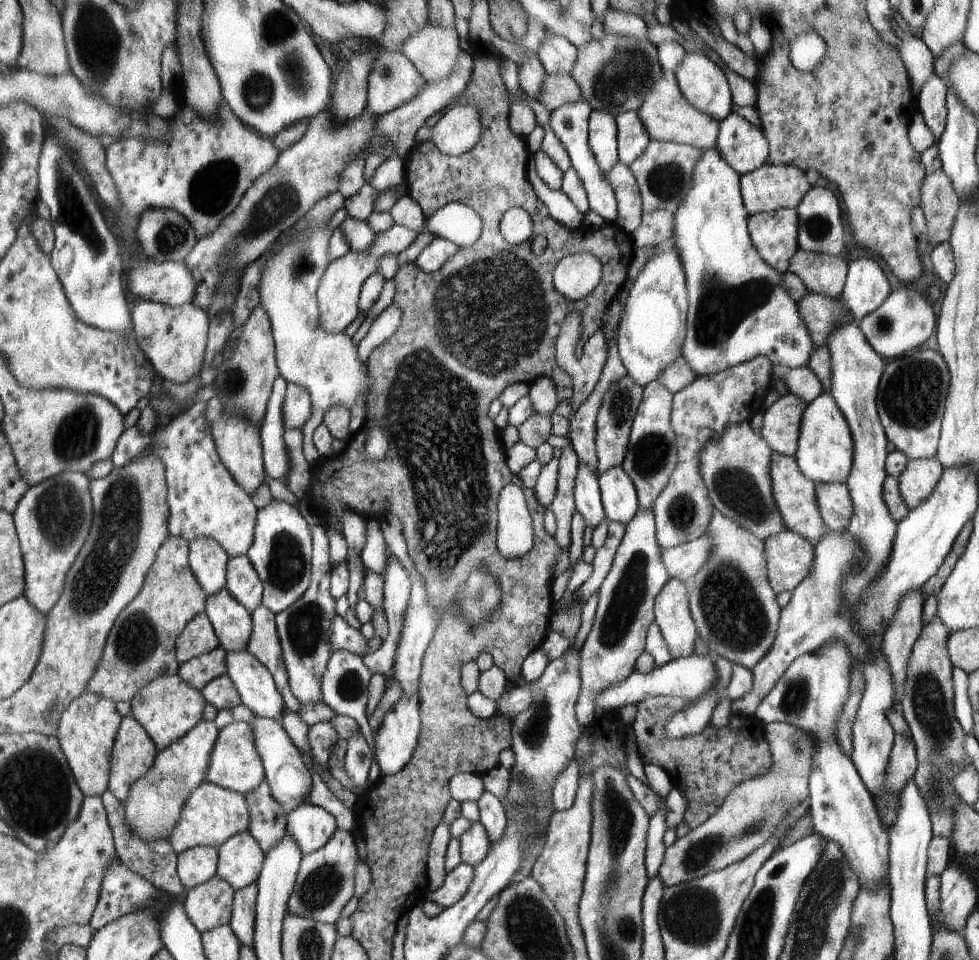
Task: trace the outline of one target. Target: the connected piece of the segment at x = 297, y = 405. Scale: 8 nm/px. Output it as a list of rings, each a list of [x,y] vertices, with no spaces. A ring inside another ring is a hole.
[[[287,384],[282,419],[286,429],[302,429],[313,414],[313,403],[310,392],[302,386]]]

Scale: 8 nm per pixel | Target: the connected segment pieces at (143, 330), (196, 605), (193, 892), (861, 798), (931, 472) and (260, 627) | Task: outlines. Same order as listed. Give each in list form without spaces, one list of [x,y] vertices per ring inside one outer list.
[[[136,300],[130,312],[135,342],[153,370],[170,383],[184,385],[203,368],[210,318],[207,311],[193,304],[170,307],[148,300]]]
[[[168,536],[146,574],[140,593],[116,618],[114,627],[108,634],[95,674],[87,683],[86,692],[106,698],[116,705],[121,701],[132,701],[146,684],[153,682],[156,678],[176,675],[180,666],[176,659],[176,640],[190,620],[205,612],[206,600],[207,597],[189,564],[188,544],[182,538]]]
[[[221,877],[186,890],[182,906],[186,917],[202,934],[229,925],[235,891]]]
[[[841,640],[830,647],[822,646],[800,656],[761,701],[754,717],[764,724],[775,721],[789,723],[815,740],[813,770],[808,788],[809,812],[815,835],[836,842],[841,847],[843,858],[858,876],[861,888],[874,891],[879,883],[888,878],[887,832],[880,826],[871,795],[854,764],[843,754],[835,738],[835,722],[849,698],[854,676],[850,655],[847,645]]]
[[[936,457],[917,459],[907,463],[906,471],[899,477],[900,495],[909,510],[922,505],[932,494],[943,474],[943,467]]]
[[[263,605],[250,612],[250,614],[252,631],[247,652],[250,652],[254,659],[258,659],[260,664],[270,672],[279,694],[282,694],[287,709],[298,713],[301,709],[301,703],[294,697],[289,686],[288,674],[283,662],[275,624],[275,615]]]

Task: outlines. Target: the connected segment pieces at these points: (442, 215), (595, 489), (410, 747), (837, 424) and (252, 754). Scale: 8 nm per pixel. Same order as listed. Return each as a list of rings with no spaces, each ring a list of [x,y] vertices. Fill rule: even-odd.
[[[449,203],[426,220],[426,231],[456,245],[474,245],[482,235],[480,214],[463,203]]]
[[[579,462],[577,478],[575,479],[576,511],[584,518],[585,525],[595,529],[606,519],[601,502],[599,478],[589,465]]]
[[[418,695],[414,698],[402,696],[394,708],[383,717],[383,724],[380,726],[380,734],[376,734],[376,762],[380,765],[383,775],[394,775],[412,758],[416,751],[418,738],[422,730],[422,718],[420,717],[420,698]]]
[[[823,393],[803,411],[799,440],[795,452],[798,469],[816,485],[841,483],[846,485],[853,466],[854,442],[846,418],[831,395]]]
[[[236,722],[219,732],[205,780],[242,795],[251,794],[260,787],[265,780],[265,771],[256,751],[255,735],[250,723]]]

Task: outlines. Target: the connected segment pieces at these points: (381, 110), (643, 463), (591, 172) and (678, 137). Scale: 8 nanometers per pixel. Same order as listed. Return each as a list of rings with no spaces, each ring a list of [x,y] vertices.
[[[386,48],[380,50],[381,54],[375,59],[374,67],[371,67],[370,77],[367,79],[367,110],[377,117],[382,117],[410,103],[428,84],[399,50]]]
[[[659,381],[643,388],[642,403],[632,422],[626,457],[621,465],[634,484],[639,508],[644,511],[653,510],[654,502],[668,485],[679,460],[677,437],[671,426],[673,396]]]
[[[587,101],[568,104],[552,111],[549,126],[562,142],[566,153],[569,155],[571,168],[583,183],[582,187],[586,192],[590,209],[603,219],[605,225],[612,226],[618,219],[617,201],[611,183],[605,178],[605,174],[600,169],[597,159],[589,147],[589,119],[591,112],[592,109]]]
[[[663,70],[663,76],[654,82],[637,114],[653,141],[691,145],[701,151],[713,150],[717,144],[721,121],[697,110],[686,101],[674,73]]]

